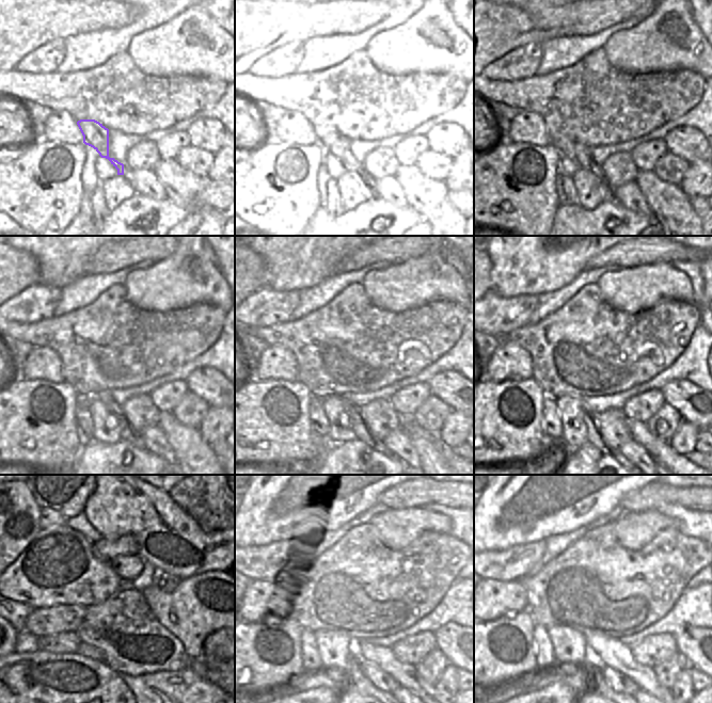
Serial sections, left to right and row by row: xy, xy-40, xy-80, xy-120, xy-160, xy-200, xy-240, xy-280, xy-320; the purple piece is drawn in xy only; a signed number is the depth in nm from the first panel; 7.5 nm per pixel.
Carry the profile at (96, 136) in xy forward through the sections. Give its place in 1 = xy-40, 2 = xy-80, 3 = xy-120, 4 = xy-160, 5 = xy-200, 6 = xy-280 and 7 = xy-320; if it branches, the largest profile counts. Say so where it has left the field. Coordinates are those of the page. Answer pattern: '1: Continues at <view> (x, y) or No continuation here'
1: Continues at xy-40 (332, 142)
2: Continues at xy-80 (582, 154)
3: Continues at xy-120 (126, 432)
4: Continues at xy-160 (353, 413)
5: Continues at xy-200 (594, 436)
6: Continues at xy-280 (354, 677)
7: Continues at xy-320 (591, 671)

